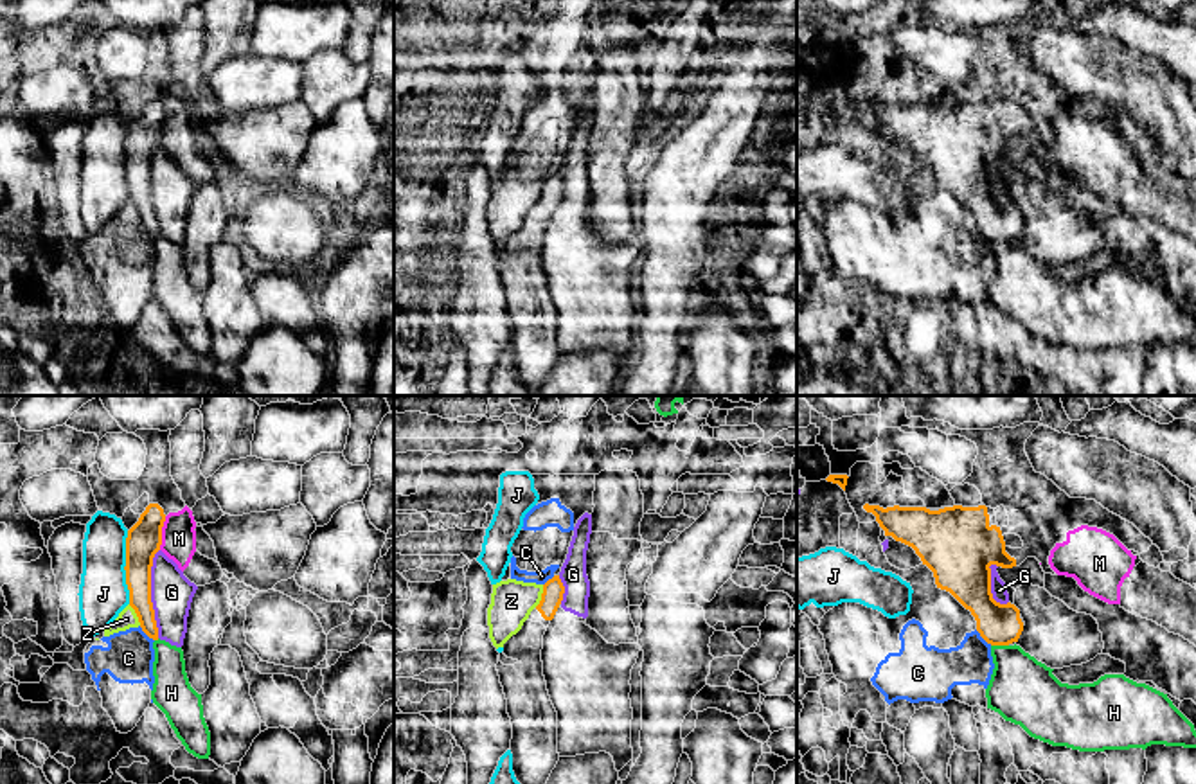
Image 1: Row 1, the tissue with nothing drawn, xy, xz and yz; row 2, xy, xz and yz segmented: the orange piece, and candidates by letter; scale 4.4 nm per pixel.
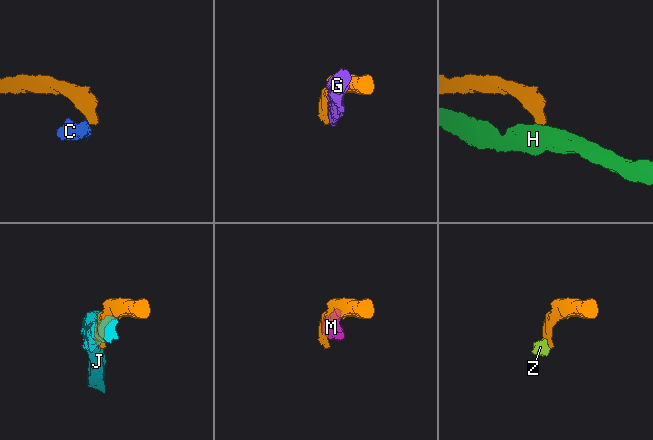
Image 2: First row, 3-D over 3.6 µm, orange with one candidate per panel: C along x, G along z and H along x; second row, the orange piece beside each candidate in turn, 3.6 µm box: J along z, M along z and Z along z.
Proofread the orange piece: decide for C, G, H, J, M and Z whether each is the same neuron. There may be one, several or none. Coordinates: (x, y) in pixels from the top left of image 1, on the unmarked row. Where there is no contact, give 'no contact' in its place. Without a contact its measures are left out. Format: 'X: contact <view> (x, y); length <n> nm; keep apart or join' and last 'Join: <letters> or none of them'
C: contact yz (984, 236); length 100 nm; keep apart
G: contact xy (150, 191); length 400 nm; keep apart
H: contact yz (1000, 241); length 80 nm; keep apart
J: contact xy (124, 164); length 320 nm; keep apart
M: contact xy (160, 130); length 160 nm; keep apart
Z: contact xz (542, 193); length 110 nm; keep apart
Join: none of them

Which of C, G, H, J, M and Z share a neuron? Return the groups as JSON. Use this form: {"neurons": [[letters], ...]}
{"neurons": [["C", "Z"], ["G"], ["H"], ["J"], ["M"]]}

